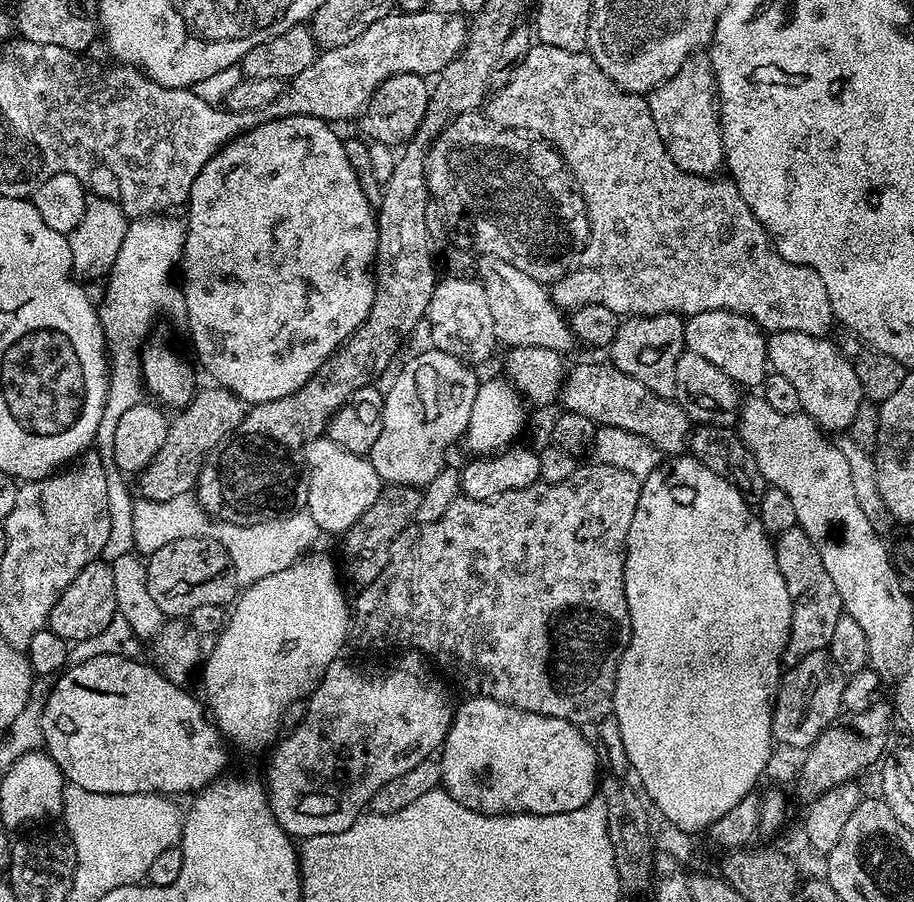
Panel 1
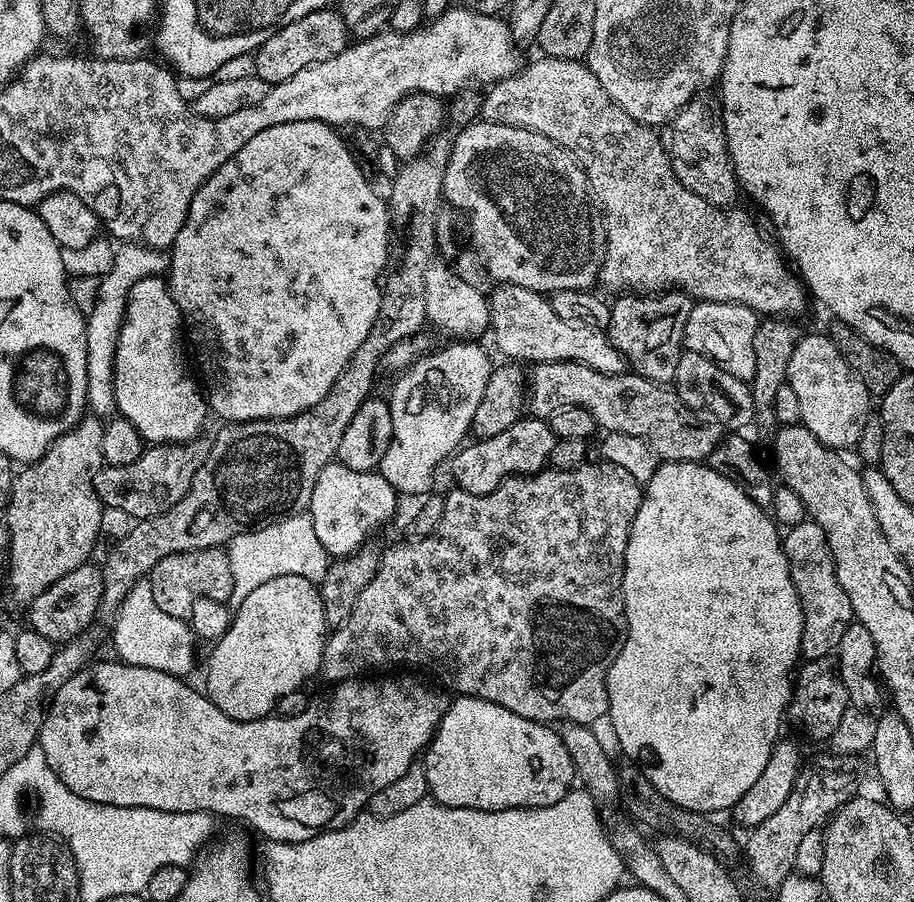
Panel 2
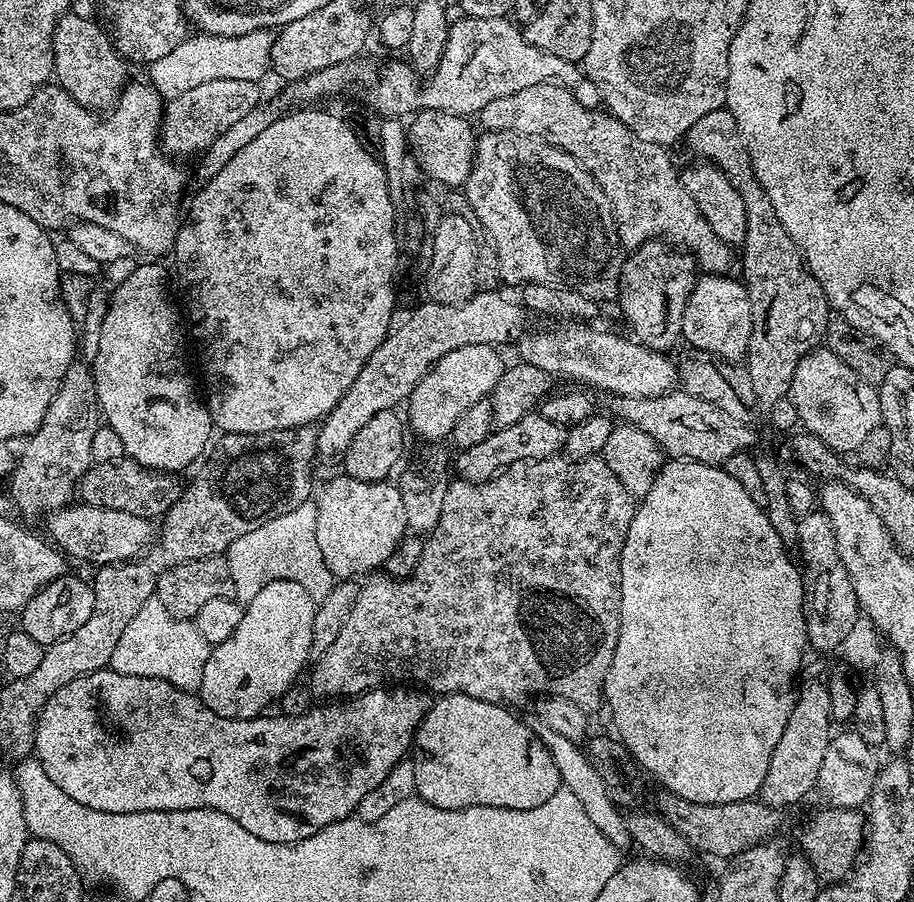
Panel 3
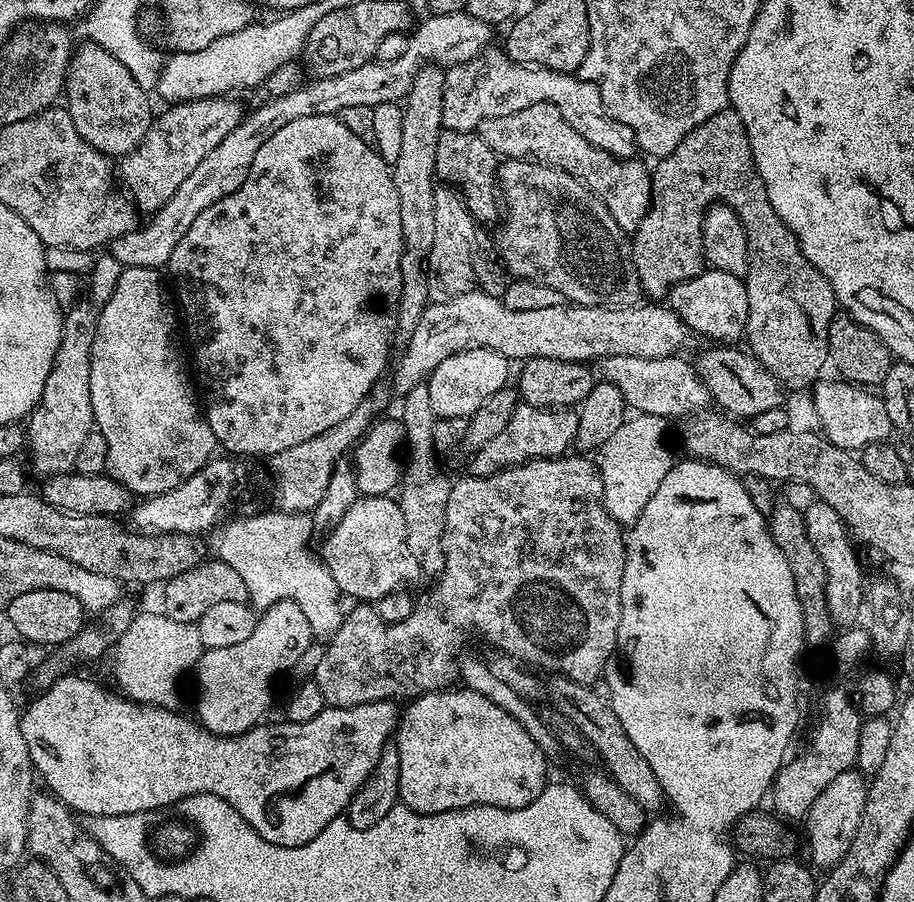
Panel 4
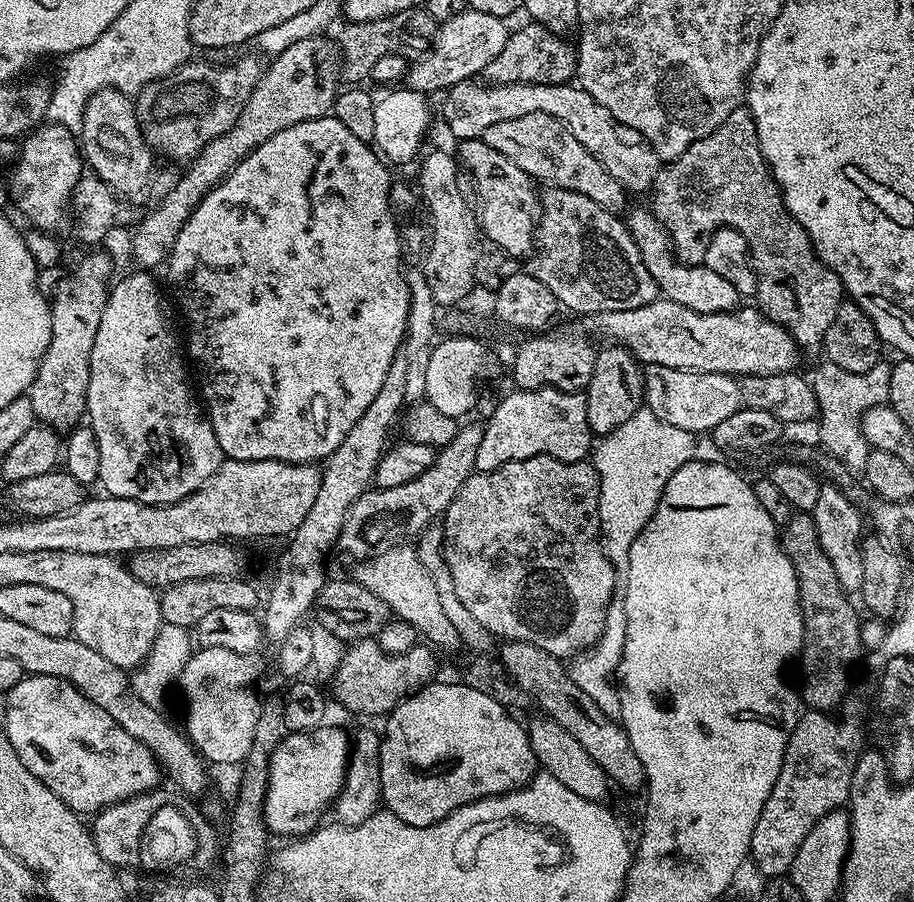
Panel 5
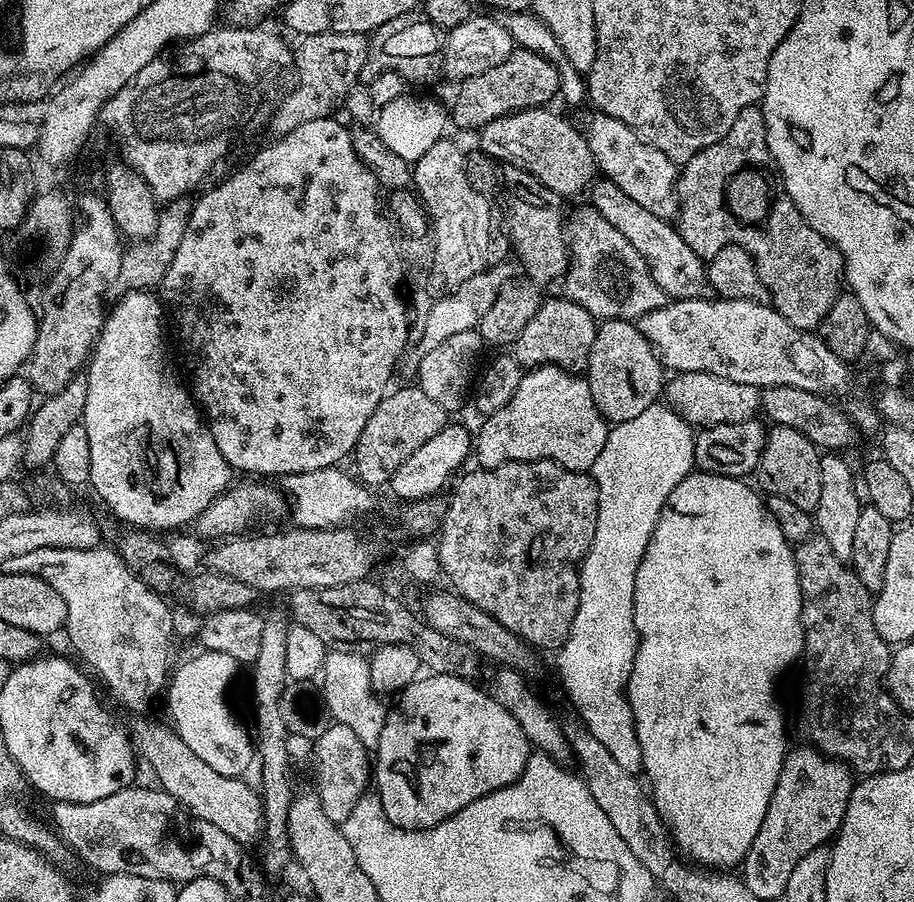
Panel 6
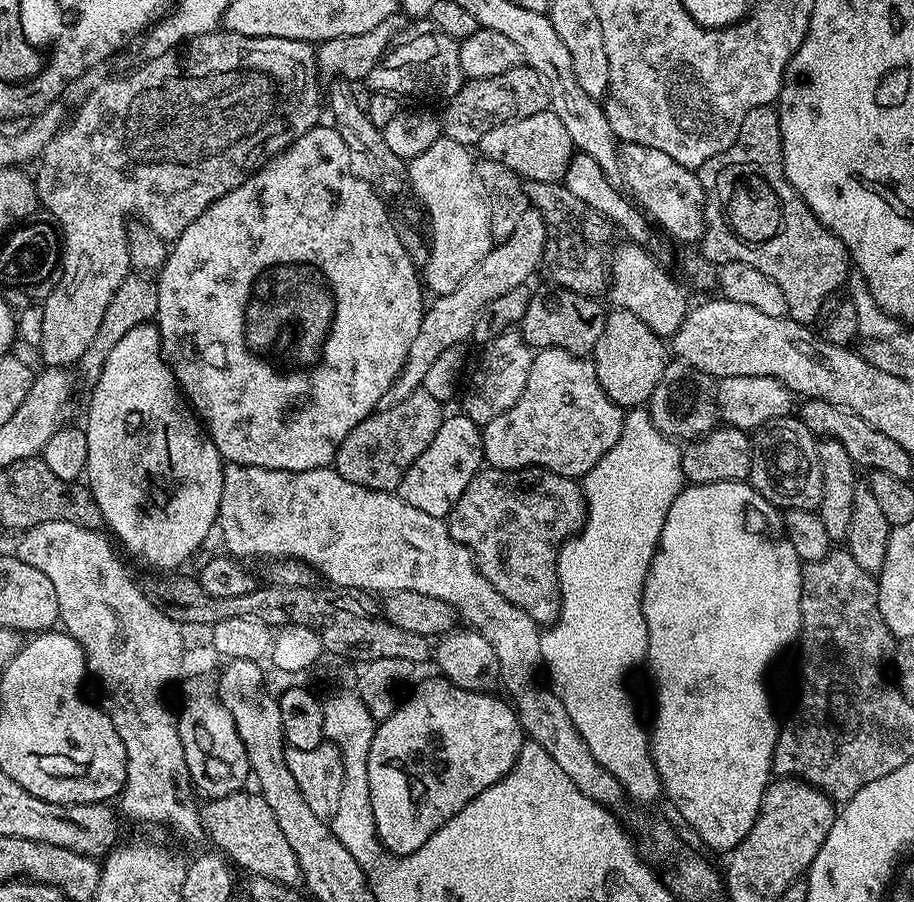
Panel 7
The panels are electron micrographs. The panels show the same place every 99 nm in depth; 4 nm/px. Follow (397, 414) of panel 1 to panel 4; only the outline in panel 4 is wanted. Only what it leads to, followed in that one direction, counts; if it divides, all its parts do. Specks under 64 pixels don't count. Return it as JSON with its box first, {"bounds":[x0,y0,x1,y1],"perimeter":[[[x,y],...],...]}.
{"bounds":[426,348,510,416],"perimeter":[[[471,348],[462,350],[458,354],[450,354],[433,370],[426,383],[430,392],[430,404],[435,415],[441,416],[471,416],[498,390],[502,390],[509,383],[508,368],[510,361],[502,354],[489,348]]]}

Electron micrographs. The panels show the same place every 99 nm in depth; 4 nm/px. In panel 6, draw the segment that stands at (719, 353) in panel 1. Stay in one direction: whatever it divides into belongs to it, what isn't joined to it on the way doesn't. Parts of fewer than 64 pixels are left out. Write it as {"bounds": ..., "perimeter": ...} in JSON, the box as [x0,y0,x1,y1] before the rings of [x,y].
{"bounds":[590,178,713,300],"perimeter":[[[607,178],[593,179],[590,185],[591,196],[591,207],[600,211],[602,218],[606,218],[606,222],[610,222],[610,226],[614,226],[614,230],[618,230],[618,234],[622,234],[622,238],[631,242],[634,250],[644,256],[654,282],[662,286],[668,297],[672,300],[703,300],[713,295],[705,261],[700,260],[698,254],[690,250],[690,246],[686,246],[675,223],[654,218],[650,210],[634,202],[634,198],[618,190],[618,186],[614,186],[614,182]]]}

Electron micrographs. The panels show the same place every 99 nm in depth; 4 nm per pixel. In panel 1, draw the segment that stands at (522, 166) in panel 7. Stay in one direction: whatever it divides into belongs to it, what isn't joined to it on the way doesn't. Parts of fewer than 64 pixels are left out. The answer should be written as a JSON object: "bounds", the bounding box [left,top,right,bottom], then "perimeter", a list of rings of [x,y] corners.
{"bounds":[486,42,834,336],"perimeter":[[[539,42],[533,43],[526,58],[515,65],[512,70],[510,82],[506,86],[495,89],[494,95],[487,101],[486,115],[492,123],[500,128],[523,130],[533,137],[547,140],[567,164],[569,173],[578,189],[580,197],[584,200],[586,214],[588,215],[588,245],[580,253],[578,263],[571,272],[567,272],[560,280],[551,285],[550,293],[553,303],[560,310],[579,308],[581,304],[601,304],[606,310],[614,310],[622,318],[630,316],[657,316],[667,312],[677,313],[685,318],[694,314],[702,314],[706,310],[730,310],[743,316],[749,316],[765,333],[773,332],[801,332],[811,336],[829,335],[834,317],[830,298],[826,294],[826,286],[822,278],[814,270],[810,270],[801,264],[786,262],[776,253],[772,247],[772,239],[768,232],[754,218],[754,210],[746,206],[746,198],[738,190],[738,186],[731,178],[709,178],[707,176],[695,176],[686,170],[679,168],[670,158],[662,138],[658,134],[658,126],[654,126],[654,118],[650,114],[650,106],[643,95],[634,92],[624,92],[604,71],[594,62],[594,58],[587,51],[571,52],[570,50],[558,50],[558,46],[550,46]]]}

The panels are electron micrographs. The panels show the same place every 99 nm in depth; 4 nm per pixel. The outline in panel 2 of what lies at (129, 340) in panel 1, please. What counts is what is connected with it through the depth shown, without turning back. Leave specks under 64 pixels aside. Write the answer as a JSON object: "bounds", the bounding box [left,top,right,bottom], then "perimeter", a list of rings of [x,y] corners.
{"bounds":[86,242,169,418],"perimeter":[[[124,242],[116,248],[114,266],[106,275],[99,277],[100,301],[86,316],[86,376],[88,378],[88,403],[91,415],[108,418],[116,407],[112,389],[112,359],[116,356],[116,339],[124,324],[124,307],[128,296],[138,282],[151,276],[167,273],[169,257],[161,249],[148,248],[144,244]]]}

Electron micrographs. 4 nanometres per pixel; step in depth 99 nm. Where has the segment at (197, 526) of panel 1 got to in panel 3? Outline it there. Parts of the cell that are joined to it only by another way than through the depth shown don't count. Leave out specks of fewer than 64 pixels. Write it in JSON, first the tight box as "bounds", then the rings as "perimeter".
{"bounds":[226,502,334,605],"perimeter":[[[312,502],[298,506],[298,510],[290,510],[290,514],[270,518],[270,522],[258,526],[258,530],[250,530],[250,534],[242,534],[228,548],[226,559],[230,566],[235,599],[243,605],[249,604],[256,593],[256,568],[260,568],[265,581],[298,582],[316,602],[330,594],[334,583],[331,570],[326,562],[322,562],[322,550],[318,550],[318,514]]]}

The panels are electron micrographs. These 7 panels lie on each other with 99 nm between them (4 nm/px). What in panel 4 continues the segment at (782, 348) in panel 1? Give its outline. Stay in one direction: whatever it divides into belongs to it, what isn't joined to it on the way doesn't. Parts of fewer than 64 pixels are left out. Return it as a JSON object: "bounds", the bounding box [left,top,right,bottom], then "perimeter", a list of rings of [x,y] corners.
{"bounds":[812,378,894,450],"perimeter":[[[821,378],[816,381],[812,392],[812,408],[820,419],[819,431],[828,437],[828,441],[839,448],[859,450],[867,444],[879,440],[888,440],[894,429],[890,422],[890,414],[886,414],[886,406],[875,391],[859,384],[850,384],[843,378],[827,380]]]}

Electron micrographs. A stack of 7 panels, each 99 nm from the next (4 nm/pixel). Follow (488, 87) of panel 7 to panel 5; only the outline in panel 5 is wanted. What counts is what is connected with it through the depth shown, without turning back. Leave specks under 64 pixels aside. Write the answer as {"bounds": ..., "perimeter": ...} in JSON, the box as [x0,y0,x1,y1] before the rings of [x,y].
{"bounds":[482,22,577,84],"perimeter":[[[527,22],[520,29],[509,31],[502,54],[486,66],[482,76],[490,84],[566,84],[576,75],[577,49],[567,44],[559,31],[547,24]]]}

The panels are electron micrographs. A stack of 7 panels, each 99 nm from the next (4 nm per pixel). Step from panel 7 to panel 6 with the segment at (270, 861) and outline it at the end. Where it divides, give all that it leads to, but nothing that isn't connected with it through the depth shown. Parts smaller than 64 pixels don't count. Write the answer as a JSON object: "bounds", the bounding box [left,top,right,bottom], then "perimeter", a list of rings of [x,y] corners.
{"bounds":[130,718,264,846],"perimeter":[[[136,718],[130,727],[130,739],[132,747],[138,753],[139,759],[148,763],[150,771],[156,775],[155,783],[159,785],[165,792],[169,792],[181,809],[189,808],[193,812],[196,820],[205,820],[210,822],[210,826],[218,826],[218,830],[222,830],[225,834],[230,834],[230,838],[234,838],[241,846],[249,846],[261,839],[264,830],[263,818],[263,802],[261,793],[255,787],[251,788],[247,784],[247,779],[239,776],[227,776],[226,774],[218,774],[218,770],[214,770],[207,762],[202,762],[202,758],[198,758],[198,754],[194,754],[194,750],[190,750],[190,746],[186,746],[186,742],[182,742],[182,738],[176,733],[176,729],[167,723],[159,724],[156,720],[144,720],[148,718]]]}

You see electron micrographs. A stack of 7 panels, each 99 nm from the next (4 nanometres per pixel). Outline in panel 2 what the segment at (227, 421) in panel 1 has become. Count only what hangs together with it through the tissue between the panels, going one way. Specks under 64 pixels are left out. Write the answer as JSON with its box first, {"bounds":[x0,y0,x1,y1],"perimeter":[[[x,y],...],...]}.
{"bounds":[92,438,211,521],"perimeter":[[[197,438],[185,444],[148,446],[137,460],[130,462],[130,466],[105,467],[92,479],[100,503],[105,509],[117,508],[133,516],[133,521],[151,520],[153,516],[170,510],[188,493],[190,482],[194,482],[194,474],[202,470],[211,445],[211,439]]]}

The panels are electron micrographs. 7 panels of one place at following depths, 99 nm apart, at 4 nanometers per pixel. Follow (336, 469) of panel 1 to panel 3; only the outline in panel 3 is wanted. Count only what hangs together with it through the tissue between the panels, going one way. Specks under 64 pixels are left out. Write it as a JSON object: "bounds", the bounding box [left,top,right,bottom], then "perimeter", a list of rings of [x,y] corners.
{"bounds":[315,474,409,580],"perimeter":[[[339,474],[324,488],[320,500],[315,501],[318,514],[318,550],[322,550],[322,562],[331,570],[333,577],[340,580],[364,578],[383,569],[387,560],[394,554],[396,547],[409,531],[406,522],[406,506],[402,506],[402,494],[392,482],[362,482]]]}

